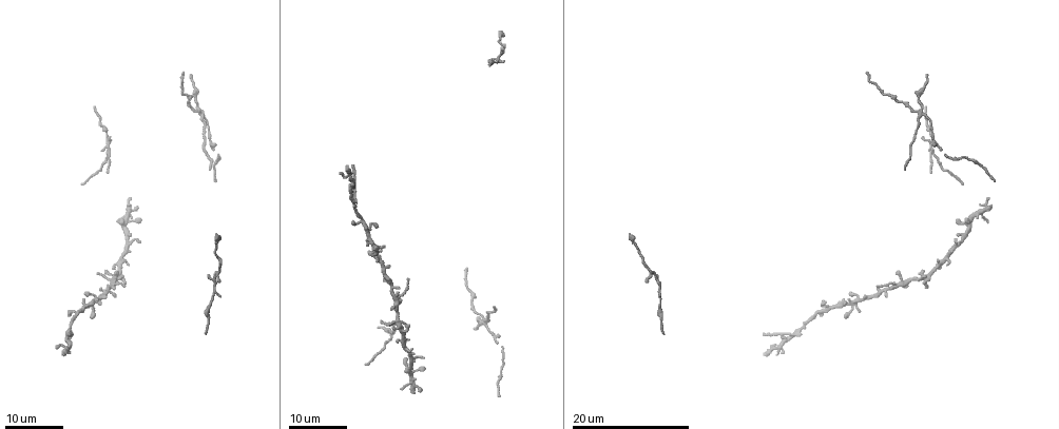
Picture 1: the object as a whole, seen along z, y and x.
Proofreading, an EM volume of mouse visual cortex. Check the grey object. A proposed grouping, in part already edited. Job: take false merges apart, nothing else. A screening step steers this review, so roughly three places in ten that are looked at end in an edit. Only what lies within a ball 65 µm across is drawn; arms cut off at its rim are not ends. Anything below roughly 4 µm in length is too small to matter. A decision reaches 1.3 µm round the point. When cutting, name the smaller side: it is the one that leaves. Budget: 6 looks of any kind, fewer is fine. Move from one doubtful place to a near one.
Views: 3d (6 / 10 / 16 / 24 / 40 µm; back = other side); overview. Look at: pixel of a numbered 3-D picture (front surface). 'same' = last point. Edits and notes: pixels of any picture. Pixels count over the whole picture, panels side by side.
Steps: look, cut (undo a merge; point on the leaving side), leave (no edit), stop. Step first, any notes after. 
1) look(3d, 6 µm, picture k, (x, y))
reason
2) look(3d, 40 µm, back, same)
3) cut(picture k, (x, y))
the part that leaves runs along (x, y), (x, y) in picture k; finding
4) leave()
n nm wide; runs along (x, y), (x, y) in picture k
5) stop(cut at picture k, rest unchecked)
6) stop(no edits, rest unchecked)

look(3d, 16 µm, picture 1, (482, 321))
four-way junction

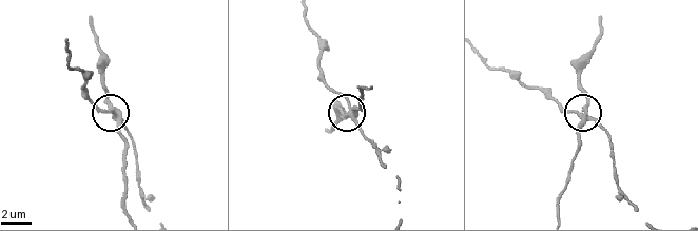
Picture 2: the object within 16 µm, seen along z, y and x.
look(3d, 6 µm, picture 2, (586, 109))
zoom in

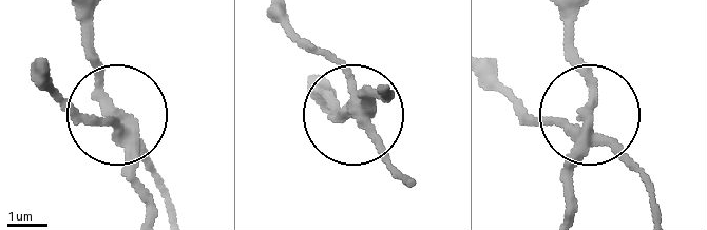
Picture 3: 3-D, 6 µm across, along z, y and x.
cut(picture 3, (147, 190))
the part that leaves runs along (129, 140), (146, 208) in picture 3; two cells meet here

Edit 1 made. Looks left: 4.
look(overview)

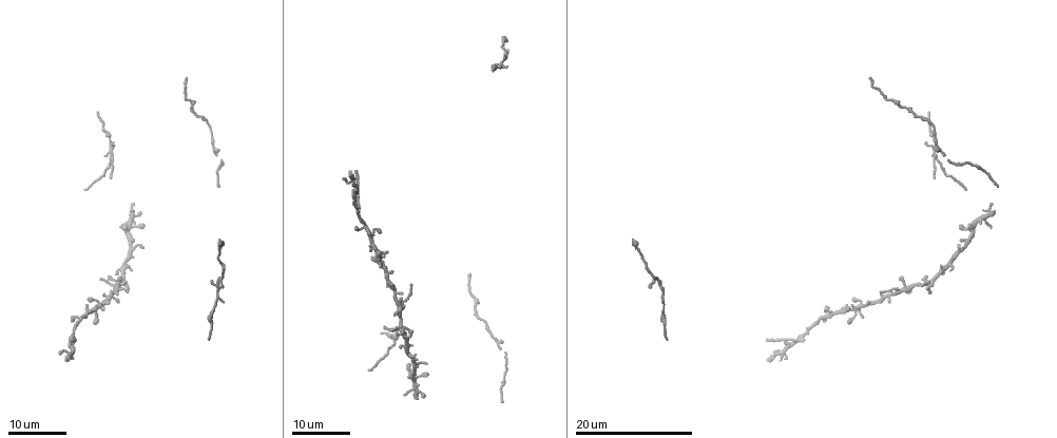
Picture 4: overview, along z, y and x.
look(3d, 24 µm, picture 4, (933, 147))
looks like a crossing

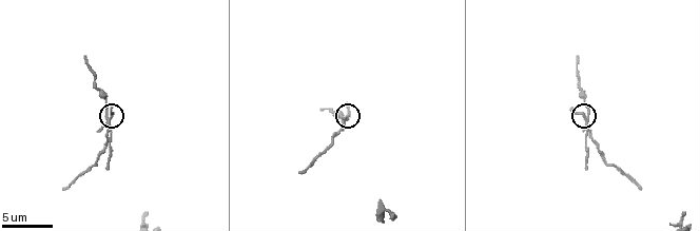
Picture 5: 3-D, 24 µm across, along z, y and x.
look(3d, 6 µm, picture 5, (111, 116))

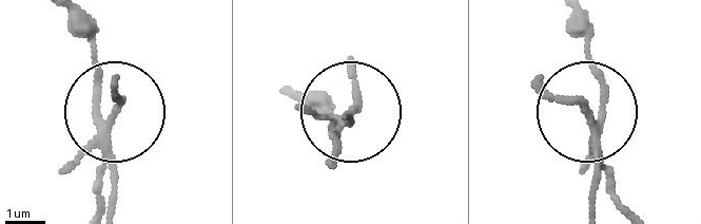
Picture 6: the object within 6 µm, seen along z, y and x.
cut(picture 6, (99, 76))
side arm 8 µm; 4 arms; a second cell is stuck on

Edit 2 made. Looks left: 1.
stop(cut at picture 3, cut at picture 6, rest unchecked)

